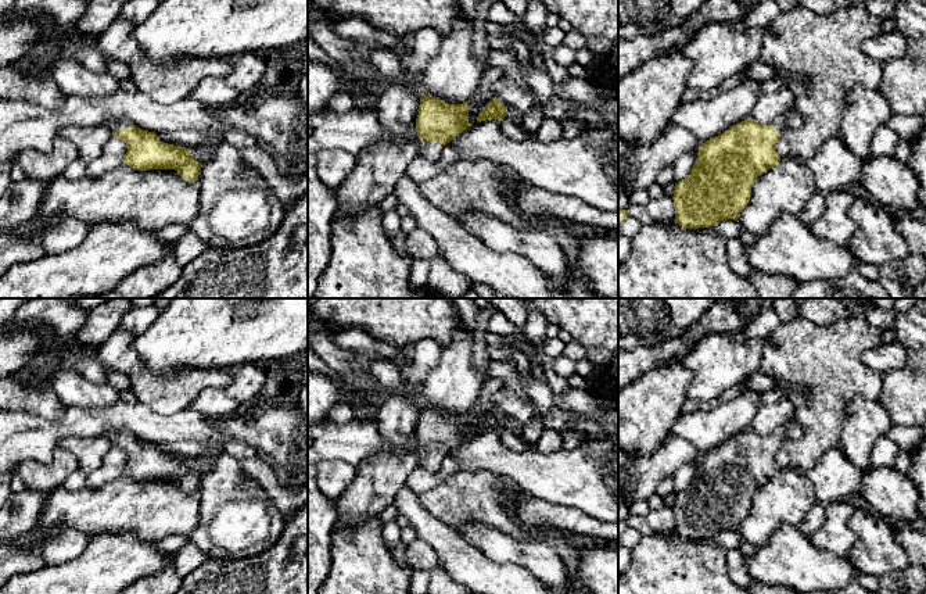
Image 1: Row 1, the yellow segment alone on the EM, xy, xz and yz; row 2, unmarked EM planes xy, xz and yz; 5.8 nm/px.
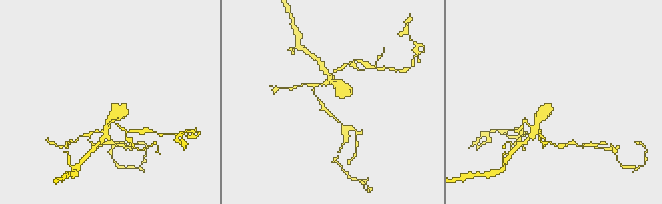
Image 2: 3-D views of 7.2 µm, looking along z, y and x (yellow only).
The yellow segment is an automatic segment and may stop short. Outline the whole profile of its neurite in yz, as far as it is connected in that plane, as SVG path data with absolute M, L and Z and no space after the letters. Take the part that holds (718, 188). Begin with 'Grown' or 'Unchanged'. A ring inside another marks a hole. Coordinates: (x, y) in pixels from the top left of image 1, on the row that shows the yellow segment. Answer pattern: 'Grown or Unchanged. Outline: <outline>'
Grown. Outline: M794 103L771 125L747 118L699 148L690 173L675 183L674 222L682 228L717 226L724 219L737 221L750 201L754 182L779 164L779 137L789 132Z

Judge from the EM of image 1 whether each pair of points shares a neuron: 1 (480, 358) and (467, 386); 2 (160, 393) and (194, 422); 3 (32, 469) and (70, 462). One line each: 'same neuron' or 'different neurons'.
1: different neurons
2: different neurons
3: same neuron

